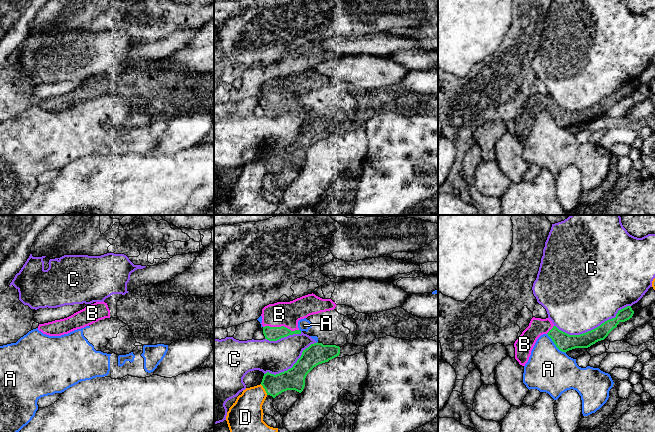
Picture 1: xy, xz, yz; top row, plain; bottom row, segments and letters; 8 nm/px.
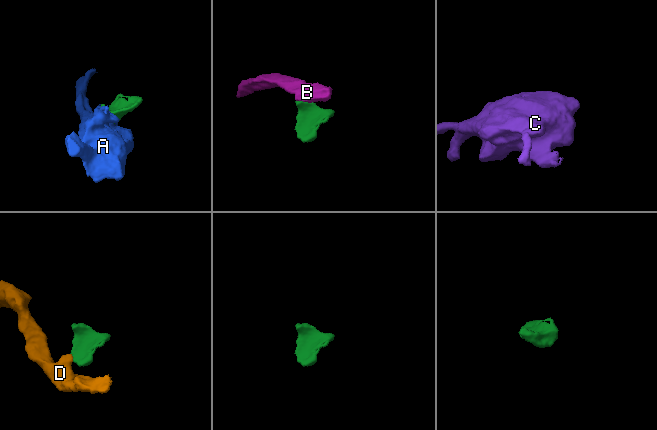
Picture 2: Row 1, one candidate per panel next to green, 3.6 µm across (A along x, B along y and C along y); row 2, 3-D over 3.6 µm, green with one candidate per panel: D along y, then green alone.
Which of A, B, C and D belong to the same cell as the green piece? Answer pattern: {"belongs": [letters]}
{"belongs": ["B"]}

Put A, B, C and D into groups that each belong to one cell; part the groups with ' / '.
A / B / C / D

